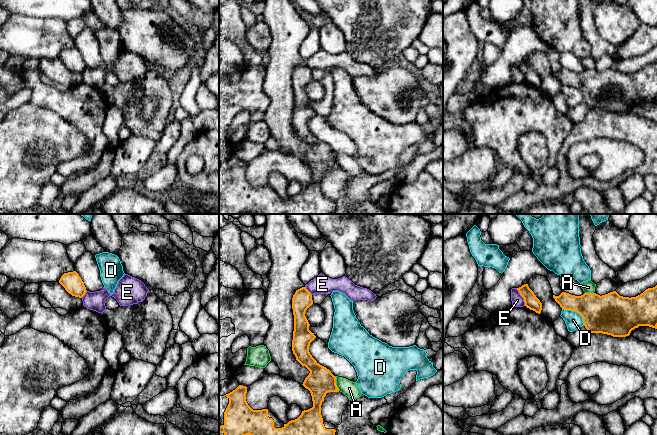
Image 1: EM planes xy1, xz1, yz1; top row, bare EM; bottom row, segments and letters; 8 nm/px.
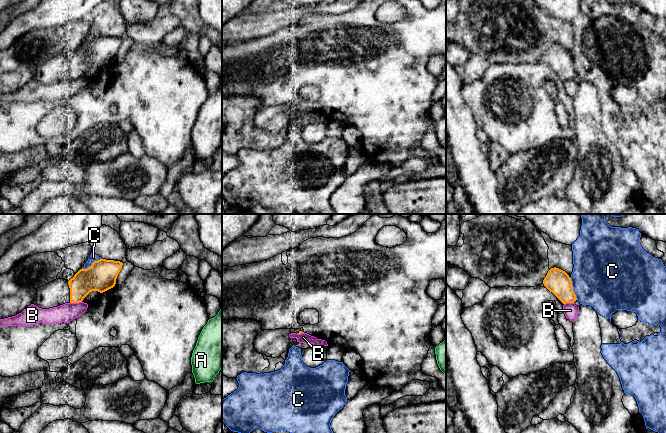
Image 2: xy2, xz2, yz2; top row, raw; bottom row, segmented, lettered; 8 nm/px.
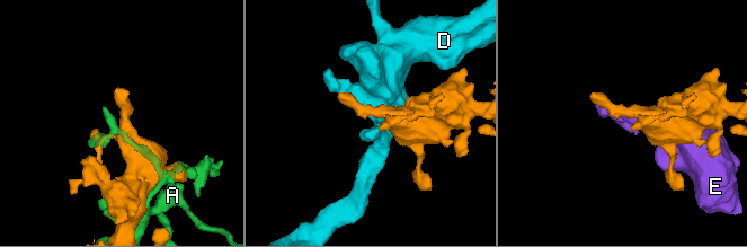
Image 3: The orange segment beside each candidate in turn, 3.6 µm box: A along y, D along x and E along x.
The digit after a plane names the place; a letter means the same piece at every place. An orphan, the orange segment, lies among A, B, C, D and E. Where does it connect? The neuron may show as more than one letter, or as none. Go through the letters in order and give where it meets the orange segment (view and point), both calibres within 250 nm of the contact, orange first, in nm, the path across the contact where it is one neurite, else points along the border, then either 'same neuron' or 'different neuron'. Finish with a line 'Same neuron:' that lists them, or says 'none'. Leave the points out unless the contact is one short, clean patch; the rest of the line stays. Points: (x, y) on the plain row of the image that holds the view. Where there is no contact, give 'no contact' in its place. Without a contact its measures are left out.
A: contact xz1 (335, 159); calibres 220 and 130 nm; different neuron
B: contact xy2 (75, 78); calibres 200 and 150 nm; different neuron
C: contact yz2 (572, 64); calibres 200 and 480 nm; different neuron
D: contact yz1 (576, 87); calibres 320 and 140 nm; different neuron
E: contact yz1 (522, 72); calibres 110 and 100 nm; border yz1 (516, 64), (523, 74), (525, 81); different neuron
Same neuron: none

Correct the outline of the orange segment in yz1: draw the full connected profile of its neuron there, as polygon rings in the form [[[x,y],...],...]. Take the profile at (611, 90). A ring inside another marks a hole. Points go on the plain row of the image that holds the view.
[[[657,61],[631,74],[620,72],[616,67],[602,72],[596,69],[584,69],[581,72],[575,72],[562,68],[559,72],[553,71],[553,74],[562,85],[579,89],[589,109],[626,113],[639,102],[649,102],[657,105]]]

